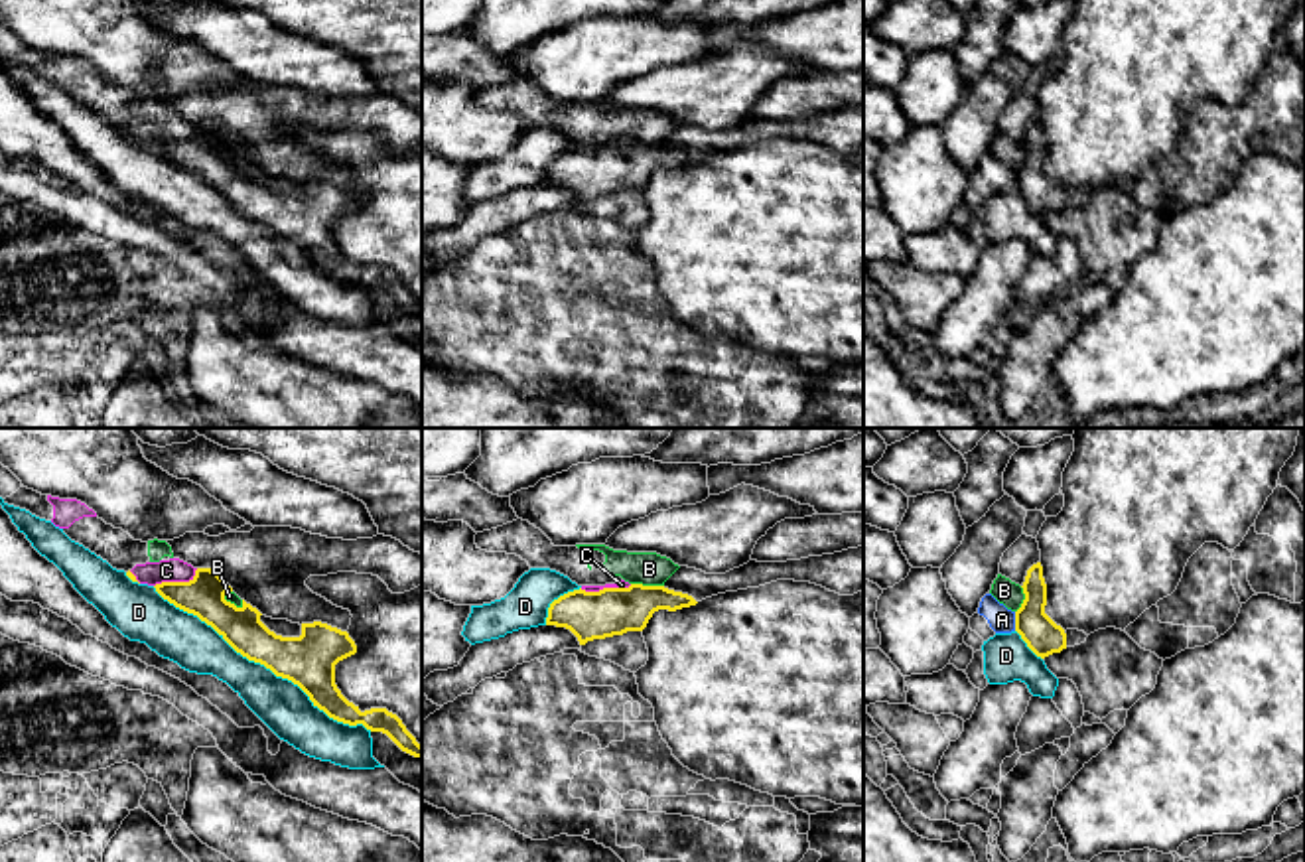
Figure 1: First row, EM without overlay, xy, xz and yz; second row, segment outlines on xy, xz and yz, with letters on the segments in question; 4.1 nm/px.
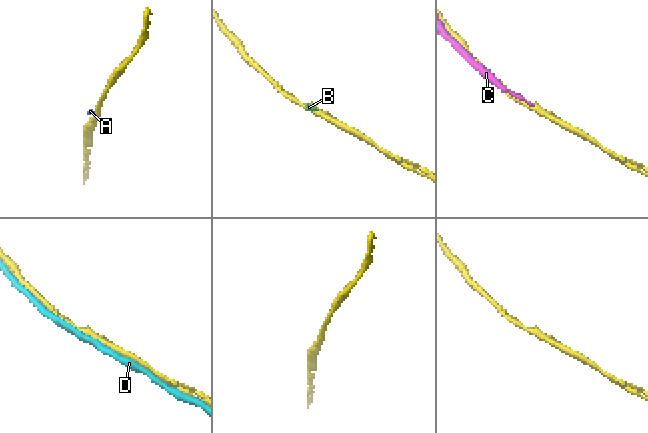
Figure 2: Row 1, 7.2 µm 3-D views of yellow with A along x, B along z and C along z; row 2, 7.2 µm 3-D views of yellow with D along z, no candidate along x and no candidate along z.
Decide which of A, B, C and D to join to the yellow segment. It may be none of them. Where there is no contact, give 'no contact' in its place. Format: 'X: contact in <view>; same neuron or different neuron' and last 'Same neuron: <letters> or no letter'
A: contact in yz; different neuron
B: contact in xz; different neuron
C: contact in xz; different neuron
D: contact in xy; different neuron
Same neuron: no letter

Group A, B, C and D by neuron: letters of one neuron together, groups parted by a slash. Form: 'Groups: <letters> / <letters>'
Groups: A B C / D

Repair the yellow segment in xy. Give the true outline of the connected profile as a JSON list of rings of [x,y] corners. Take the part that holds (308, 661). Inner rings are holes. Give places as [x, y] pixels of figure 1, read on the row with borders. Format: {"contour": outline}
{"contour": [[[197,568],[189,582],[162,582],[156,592],[175,608],[211,625],[237,653],[276,677],[298,684],[329,718],[386,734],[402,752],[422,757],[422,746],[386,708],[361,712],[335,684],[335,665],[357,653],[347,631],[321,621],[302,623],[300,637],[282,637],[260,621],[260,611],[225,600],[233,588],[211,568]]]}

